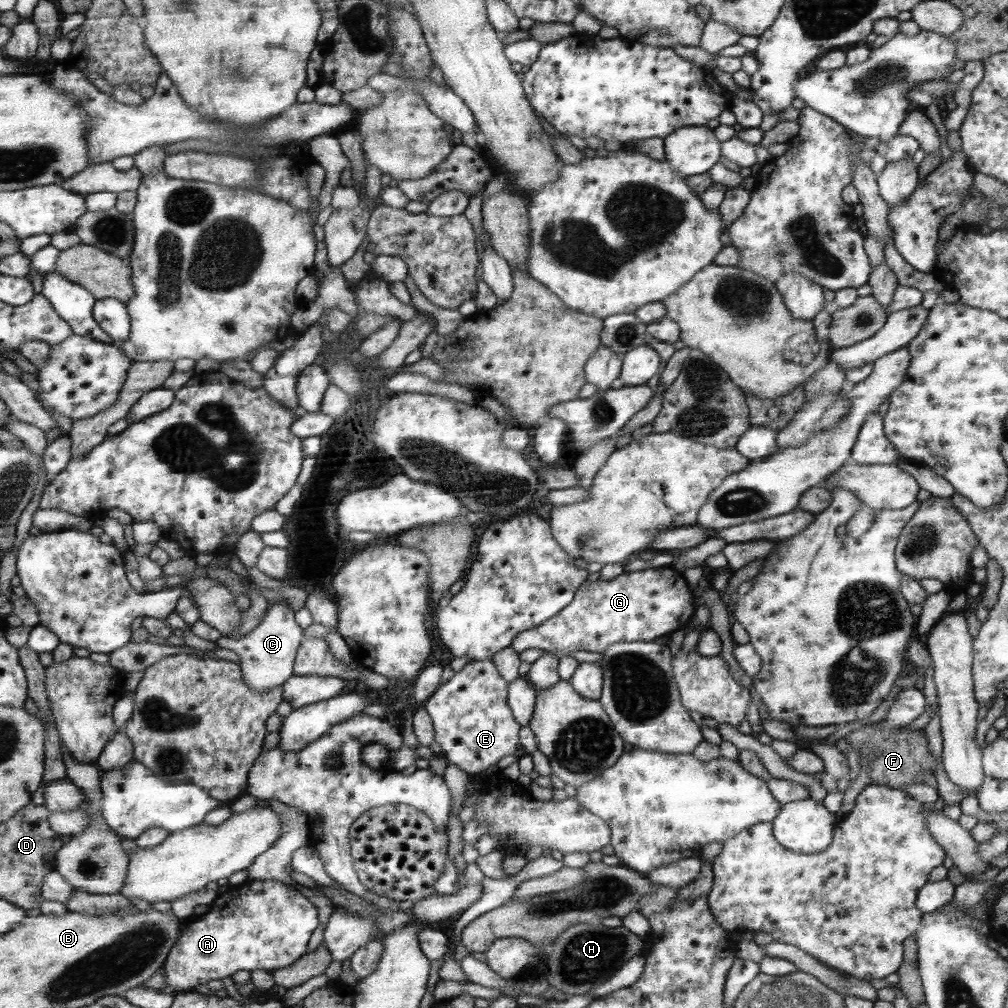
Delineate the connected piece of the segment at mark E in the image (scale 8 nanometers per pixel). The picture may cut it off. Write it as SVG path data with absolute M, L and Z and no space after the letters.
M490 660L468 661L445 683L421 704L432 719L434 740L439 744L441 755L446 762L457 766L462 772L477 775L494 766L499 758L515 755L518 750L518 730L520 724L513 718L506 701L507 681L500 677Z

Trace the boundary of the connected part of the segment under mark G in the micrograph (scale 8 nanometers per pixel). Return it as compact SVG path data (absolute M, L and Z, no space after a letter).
M652 567L651 570L623 571L611 580L589 582L585 580L577 587L575 598L559 614L552 616L539 626L520 632L512 639L510 647L520 653L529 648L538 648L545 653L556 652L566 654L576 650L585 650L602 654L610 644L617 642L651 642L658 636L668 635L686 626L695 613L696 606L692 604L693 592L686 580L676 569L667 567Z

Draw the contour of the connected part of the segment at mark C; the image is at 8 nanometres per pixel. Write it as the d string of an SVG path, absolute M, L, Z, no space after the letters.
M275 602L266 610L261 622L245 636L234 640L216 638L215 648L227 648L239 657L241 676L248 688L254 692L267 692L281 686L292 675L296 652L303 639L303 629L294 621L291 607L282 602Z

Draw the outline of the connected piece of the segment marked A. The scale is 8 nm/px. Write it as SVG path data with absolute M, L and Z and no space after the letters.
M278 880L243 881L239 886L227 886L228 889L218 895L199 918L186 921L183 930L168 952L162 967L166 986L176 989L175 993L192 991L197 984L206 984L209 980L230 977L237 970L251 971L255 968L272 972L288 967L301 958L309 940L309 934L317 926L317 910L294 888L283 885Z

